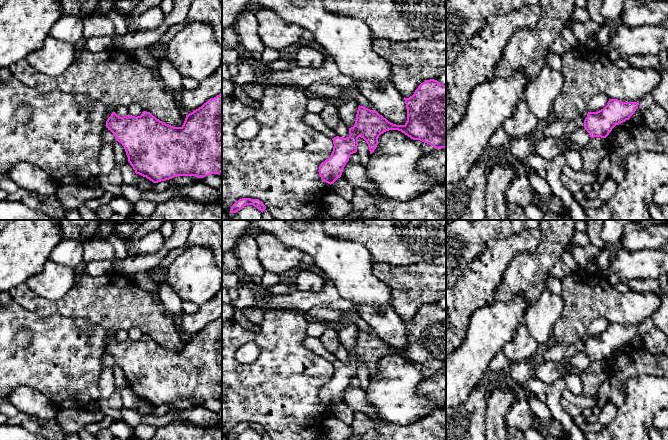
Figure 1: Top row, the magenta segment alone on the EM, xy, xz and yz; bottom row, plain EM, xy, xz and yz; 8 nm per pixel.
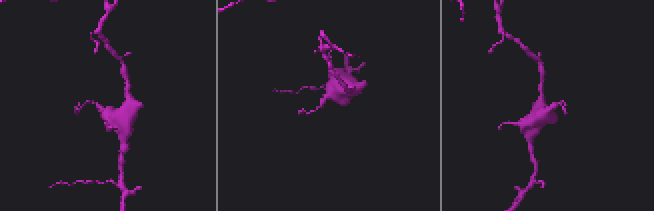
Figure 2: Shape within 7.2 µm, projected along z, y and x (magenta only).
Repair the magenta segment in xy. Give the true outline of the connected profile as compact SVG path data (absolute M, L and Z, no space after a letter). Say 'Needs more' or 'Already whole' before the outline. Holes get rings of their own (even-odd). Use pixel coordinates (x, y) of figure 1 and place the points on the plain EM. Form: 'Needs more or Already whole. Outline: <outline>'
Already whole. Outline: M222 316L186 339L181 351L163 347L147 335L137 341L119 341L112 336L105 350L124 371L135 397L153 407L177 400L204 402L222 396Z

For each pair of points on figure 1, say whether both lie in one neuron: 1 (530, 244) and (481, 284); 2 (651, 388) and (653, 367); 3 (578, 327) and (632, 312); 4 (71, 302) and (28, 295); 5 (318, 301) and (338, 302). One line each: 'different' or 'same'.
1: same
2: different
3: same
4: same
5: same

